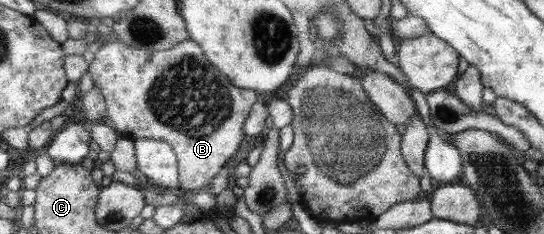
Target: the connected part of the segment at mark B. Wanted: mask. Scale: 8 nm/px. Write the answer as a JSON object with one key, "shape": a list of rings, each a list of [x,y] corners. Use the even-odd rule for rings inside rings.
{"shape":[[[104,40],[89,64],[93,85],[100,88],[105,99],[107,116],[123,137],[156,139],[173,147],[177,154],[178,190],[182,192],[208,188],[224,163],[240,149],[246,118],[258,97],[254,90],[234,87],[202,53],[191,40],[154,52],[135,49],[118,40]]]}

